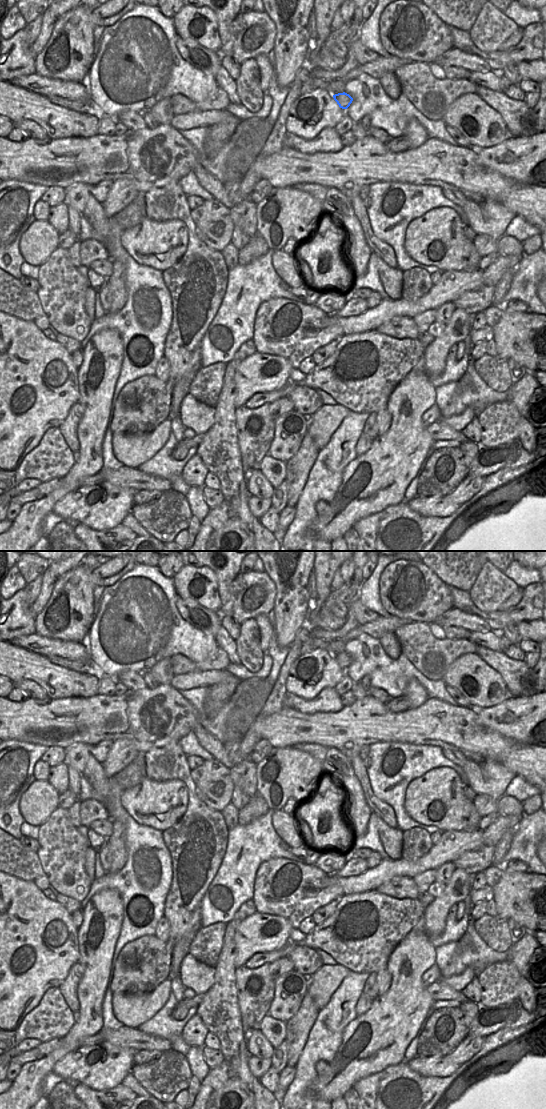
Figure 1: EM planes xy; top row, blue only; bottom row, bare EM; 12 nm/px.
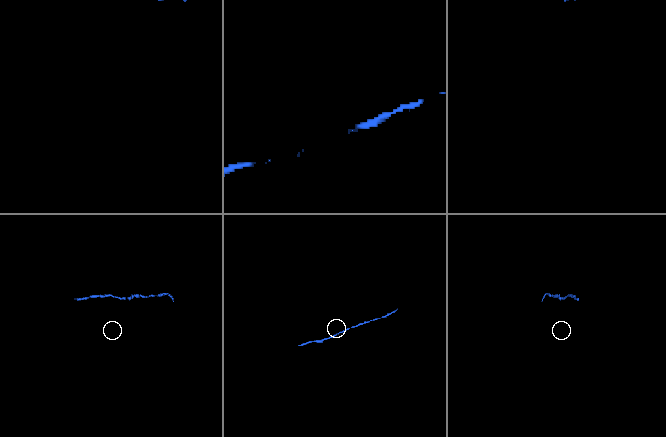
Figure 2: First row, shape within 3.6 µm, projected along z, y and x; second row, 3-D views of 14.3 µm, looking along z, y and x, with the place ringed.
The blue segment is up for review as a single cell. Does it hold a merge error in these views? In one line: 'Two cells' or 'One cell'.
One cell.

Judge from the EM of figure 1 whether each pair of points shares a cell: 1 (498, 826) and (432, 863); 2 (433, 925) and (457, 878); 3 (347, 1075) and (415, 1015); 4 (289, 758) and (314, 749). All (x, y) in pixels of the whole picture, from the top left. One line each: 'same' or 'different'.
1: different
2: same
3: same
4: different

